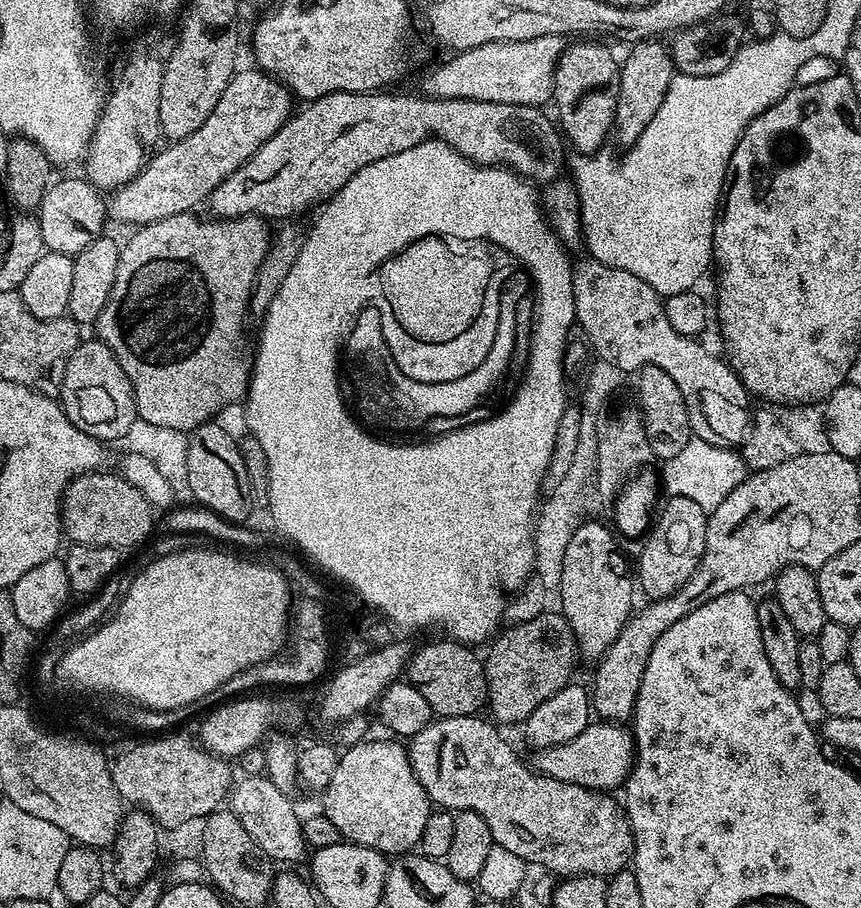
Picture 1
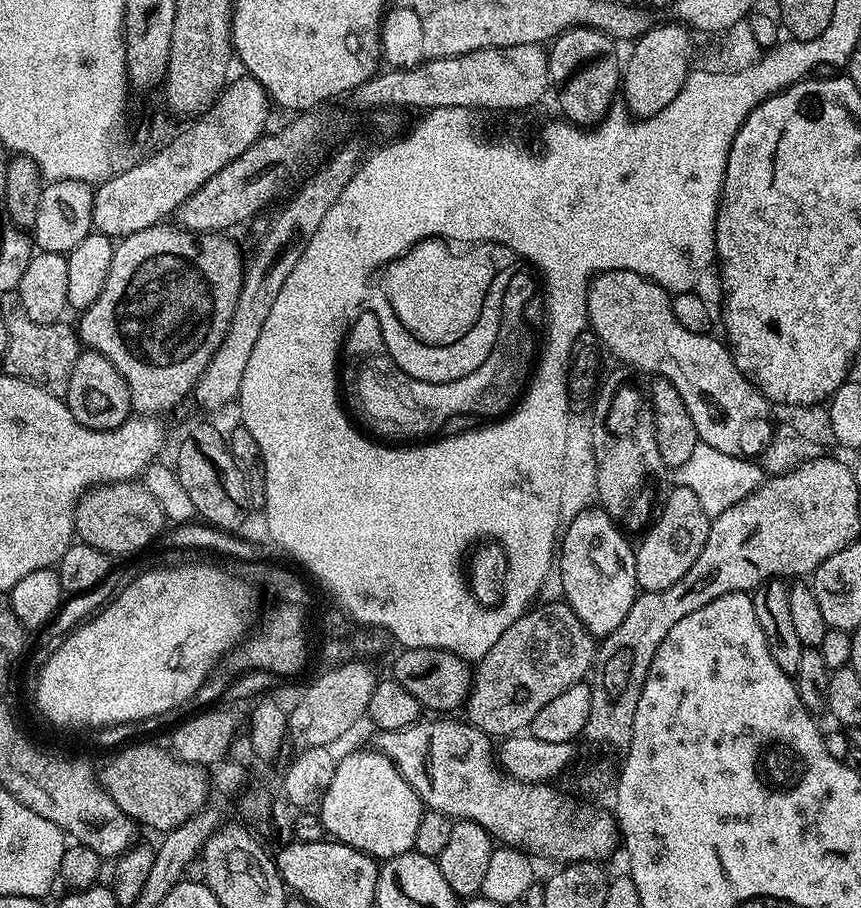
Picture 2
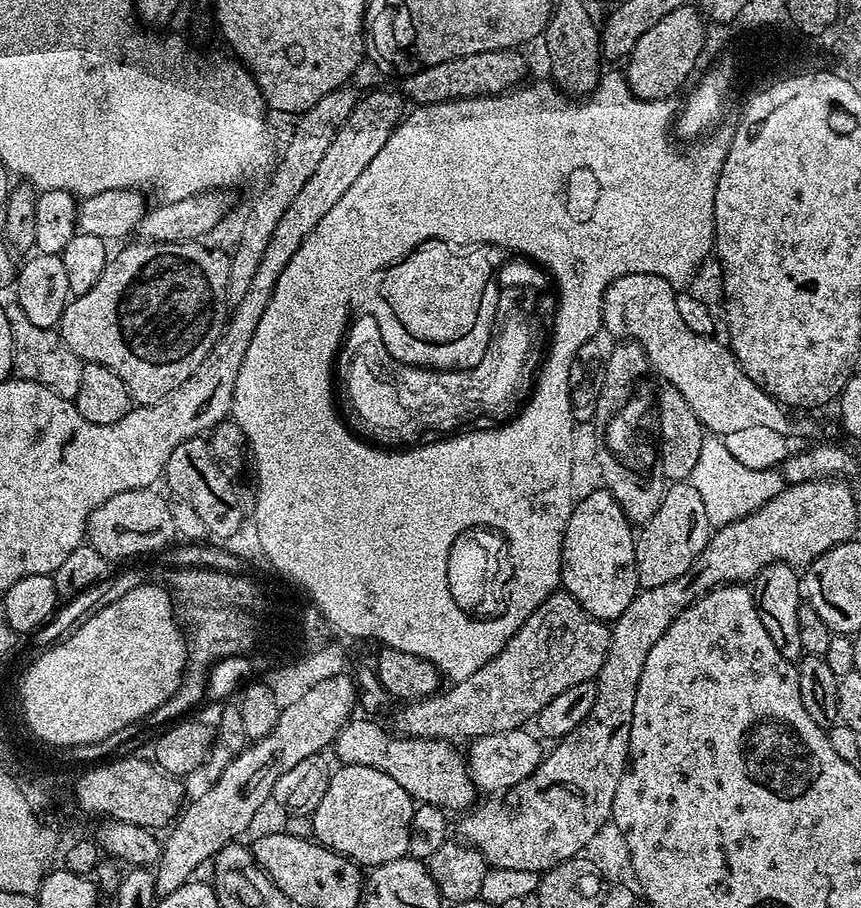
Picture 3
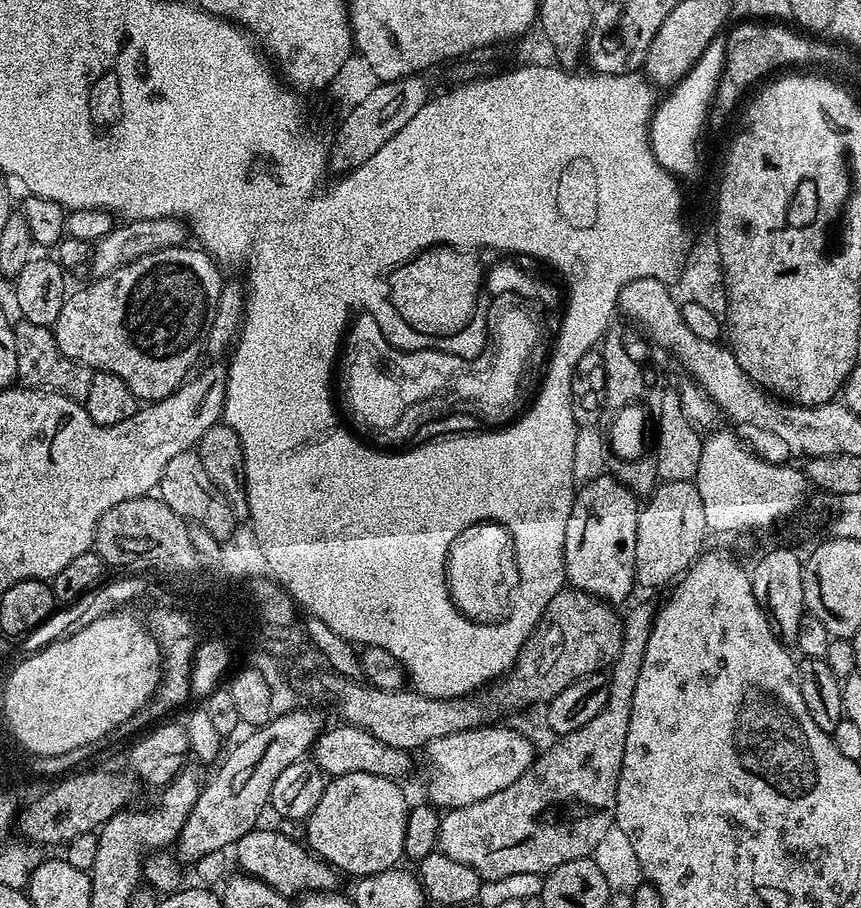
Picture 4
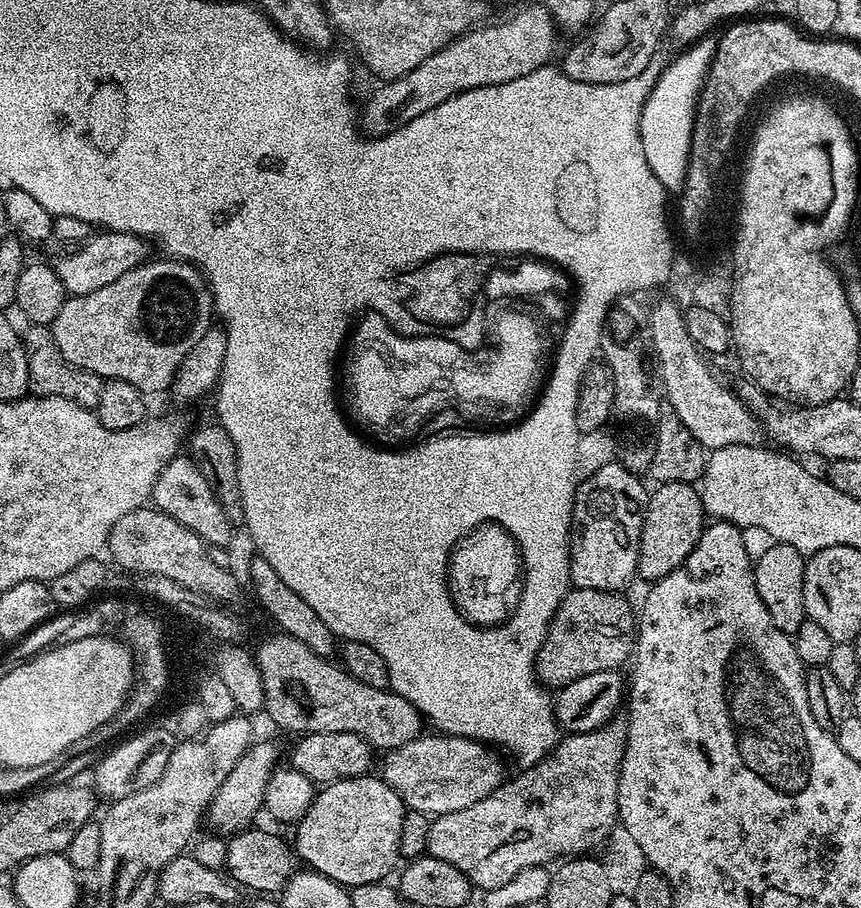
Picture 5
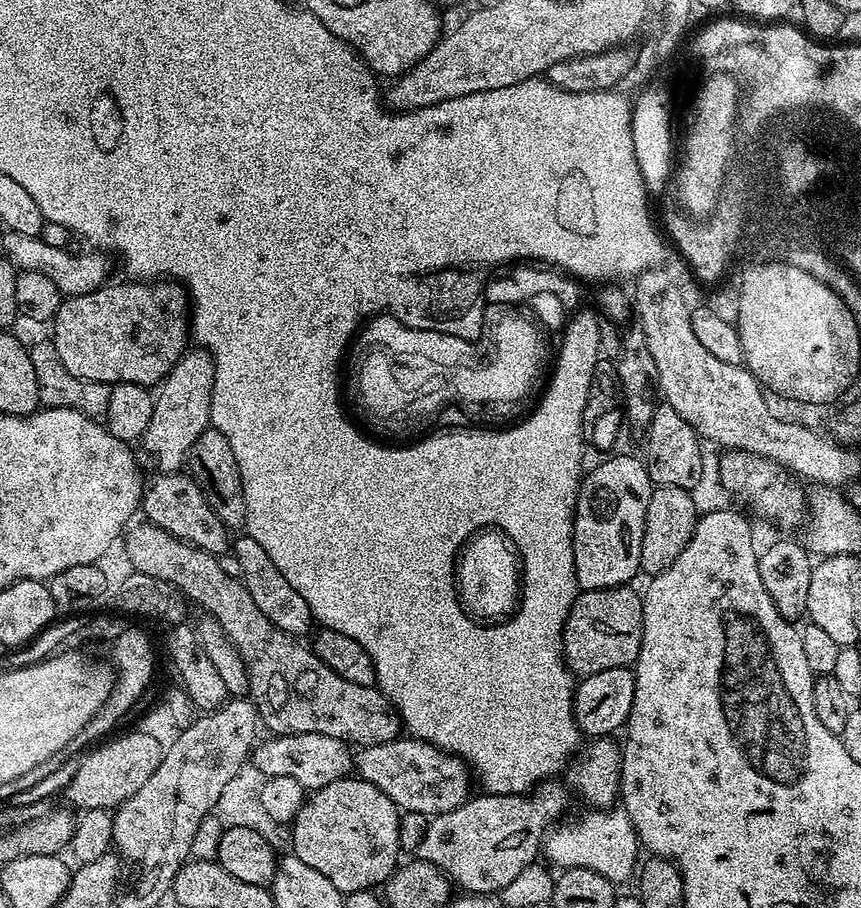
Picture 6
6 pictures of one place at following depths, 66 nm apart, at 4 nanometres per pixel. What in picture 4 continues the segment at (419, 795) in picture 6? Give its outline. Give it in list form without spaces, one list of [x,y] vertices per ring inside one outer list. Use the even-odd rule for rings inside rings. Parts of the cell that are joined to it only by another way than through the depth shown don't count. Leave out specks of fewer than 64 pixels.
[[[492,727],[468,728],[458,734],[446,734],[442,738],[434,738],[434,742],[426,745],[429,766],[427,803],[440,810],[470,806],[474,802],[482,802],[482,798],[490,798],[490,794],[498,794],[506,790],[506,786],[518,782],[518,778],[526,774],[526,770],[538,755],[537,749],[532,749],[531,742],[512,728]]]

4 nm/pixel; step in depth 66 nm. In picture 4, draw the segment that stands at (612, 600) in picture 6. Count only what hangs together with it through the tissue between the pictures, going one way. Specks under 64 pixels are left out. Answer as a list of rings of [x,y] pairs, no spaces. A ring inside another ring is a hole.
[[[565,586],[550,598],[542,618],[536,624],[536,629],[530,634],[530,638],[522,646],[520,659],[512,666],[511,672],[503,678],[495,681],[496,704],[504,712],[512,712],[515,708],[524,708],[527,704],[547,705],[566,686],[578,682],[583,676],[595,676],[611,669],[614,658],[618,656],[618,650],[622,648],[622,634],[624,622],[621,613],[616,613],[611,603],[600,600],[597,596],[586,594],[582,590]]]

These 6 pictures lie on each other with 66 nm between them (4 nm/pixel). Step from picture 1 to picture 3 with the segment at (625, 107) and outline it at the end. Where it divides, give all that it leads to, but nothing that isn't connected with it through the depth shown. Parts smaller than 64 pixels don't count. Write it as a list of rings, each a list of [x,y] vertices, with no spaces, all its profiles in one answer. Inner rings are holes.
[[[688,2],[678,6],[678,10],[670,10],[666,18],[658,18],[658,22],[654,22],[654,26],[650,26],[650,30],[638,38],[634,50],[626,57],[626,75],[632,93],[643,100],[672,100],[675,92],[687,82],[688,75],[697,71],[695,63],[702,51],[705,27],[706,20],[699,7],[692,5],[691,8]]]

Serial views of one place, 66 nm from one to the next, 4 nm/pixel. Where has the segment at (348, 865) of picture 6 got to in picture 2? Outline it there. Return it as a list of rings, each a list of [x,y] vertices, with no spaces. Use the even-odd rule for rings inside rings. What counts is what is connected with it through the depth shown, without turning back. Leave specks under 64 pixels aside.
[[[352,752],[349,756],[341,755],[336,761],[334,782],[326,790],[318,805],[320,821],[325,833],[338,844],[345,844],[354,850],[364,852],[367,856],[383,862],[398,854],[406,854],[414,849],[414,834],[418,834],[418,822],[422,822],[422,814],[426,806],[420,800],[410,782],[402,778],[402,774],[381,752]]]

